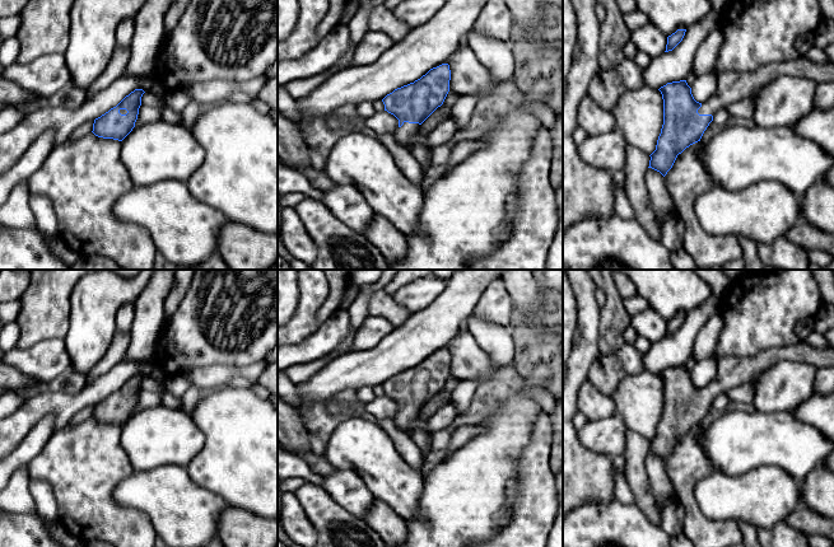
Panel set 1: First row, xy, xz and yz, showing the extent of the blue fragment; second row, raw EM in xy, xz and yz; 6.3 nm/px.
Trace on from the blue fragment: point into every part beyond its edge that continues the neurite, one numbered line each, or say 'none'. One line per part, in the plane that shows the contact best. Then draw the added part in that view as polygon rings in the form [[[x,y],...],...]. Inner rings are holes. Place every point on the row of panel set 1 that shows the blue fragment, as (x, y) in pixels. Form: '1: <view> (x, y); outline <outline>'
1: yz (732, 87); outline [[[805,57],[768,64],[753,73],[726,71],[718,75],[716,93],[702,103],[699,114],[714,114],[718,109],[754,95],[765,85],[783,78],[806,78],[816,83],[834,81],[834,64],[816,64]]]

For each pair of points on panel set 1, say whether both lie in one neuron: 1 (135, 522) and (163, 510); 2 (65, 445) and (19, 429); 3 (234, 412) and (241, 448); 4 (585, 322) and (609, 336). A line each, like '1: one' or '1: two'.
1: two
2: two
3: one
4: two

